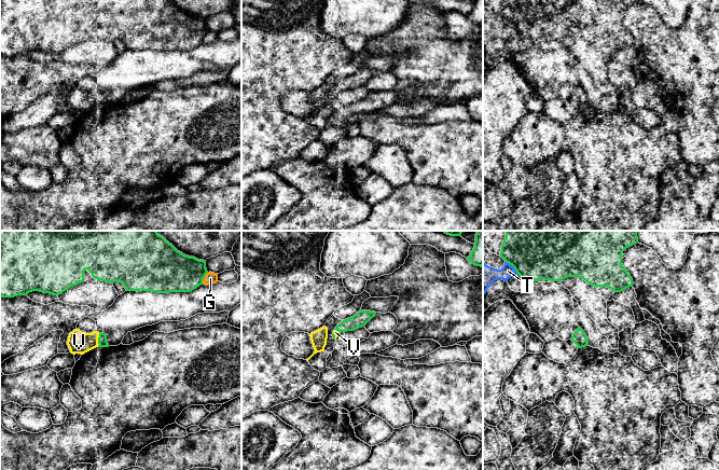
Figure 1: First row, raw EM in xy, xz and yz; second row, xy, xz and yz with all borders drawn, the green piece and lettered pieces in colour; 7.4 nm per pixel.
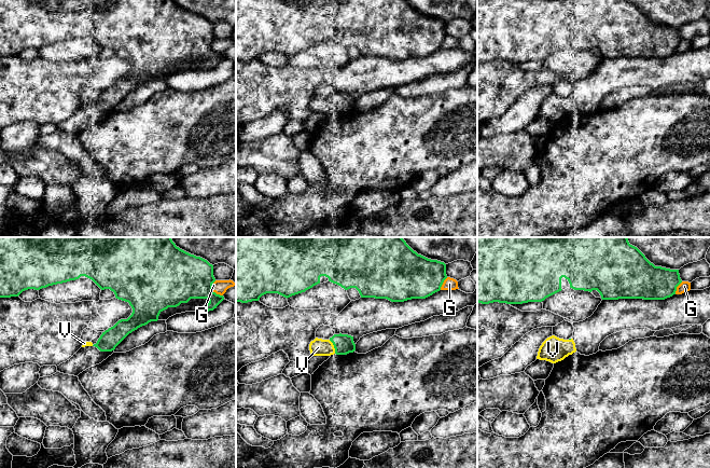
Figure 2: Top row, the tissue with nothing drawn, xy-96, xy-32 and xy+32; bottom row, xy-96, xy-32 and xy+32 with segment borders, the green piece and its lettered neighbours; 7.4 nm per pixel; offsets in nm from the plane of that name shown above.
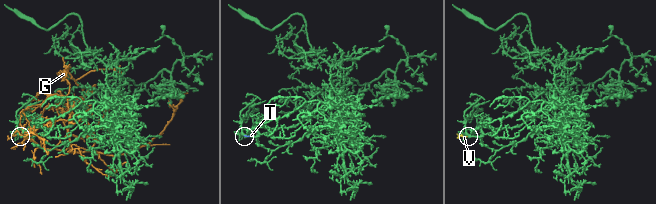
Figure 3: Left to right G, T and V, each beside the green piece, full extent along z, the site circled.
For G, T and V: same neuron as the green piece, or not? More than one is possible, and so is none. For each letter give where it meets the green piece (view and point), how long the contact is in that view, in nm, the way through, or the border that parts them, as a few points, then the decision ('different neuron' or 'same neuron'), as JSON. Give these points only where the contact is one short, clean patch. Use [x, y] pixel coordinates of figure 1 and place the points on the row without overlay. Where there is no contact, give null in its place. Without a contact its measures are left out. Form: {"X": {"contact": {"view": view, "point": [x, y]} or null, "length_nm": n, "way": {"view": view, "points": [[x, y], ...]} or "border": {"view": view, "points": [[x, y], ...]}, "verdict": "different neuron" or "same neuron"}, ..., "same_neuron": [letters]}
{"G": {"contact": {"view": "xy", "point": [204, 36]}, "length_nm": 100, "verdict": "different neuron"}, "T": {"contact": {"view": "yz", "point": [513, 25]}, "length_nm": 140, "verdict": "different neuron"}, "V": {"contact": {"view": "xy", "point": [98, 98]}, "length_nm": 100, "verdict": "same neuron"}, "same_neuron": ["V"]}

